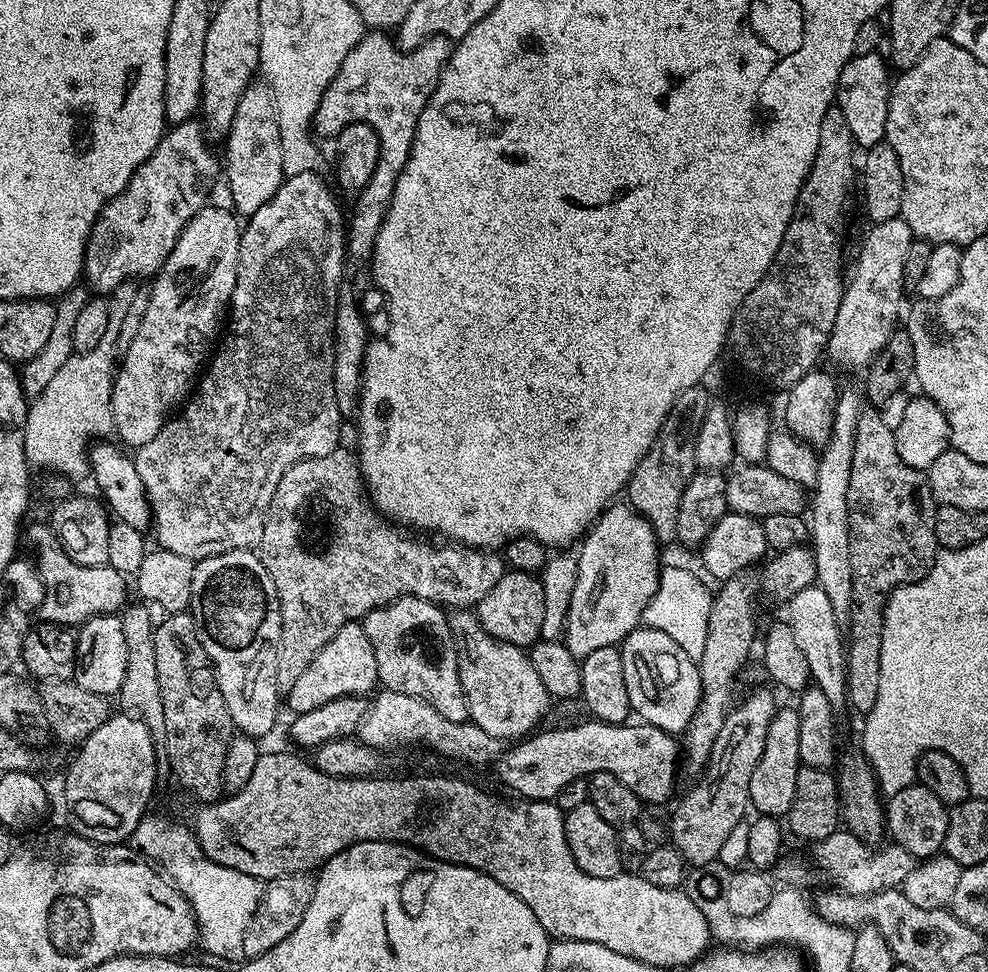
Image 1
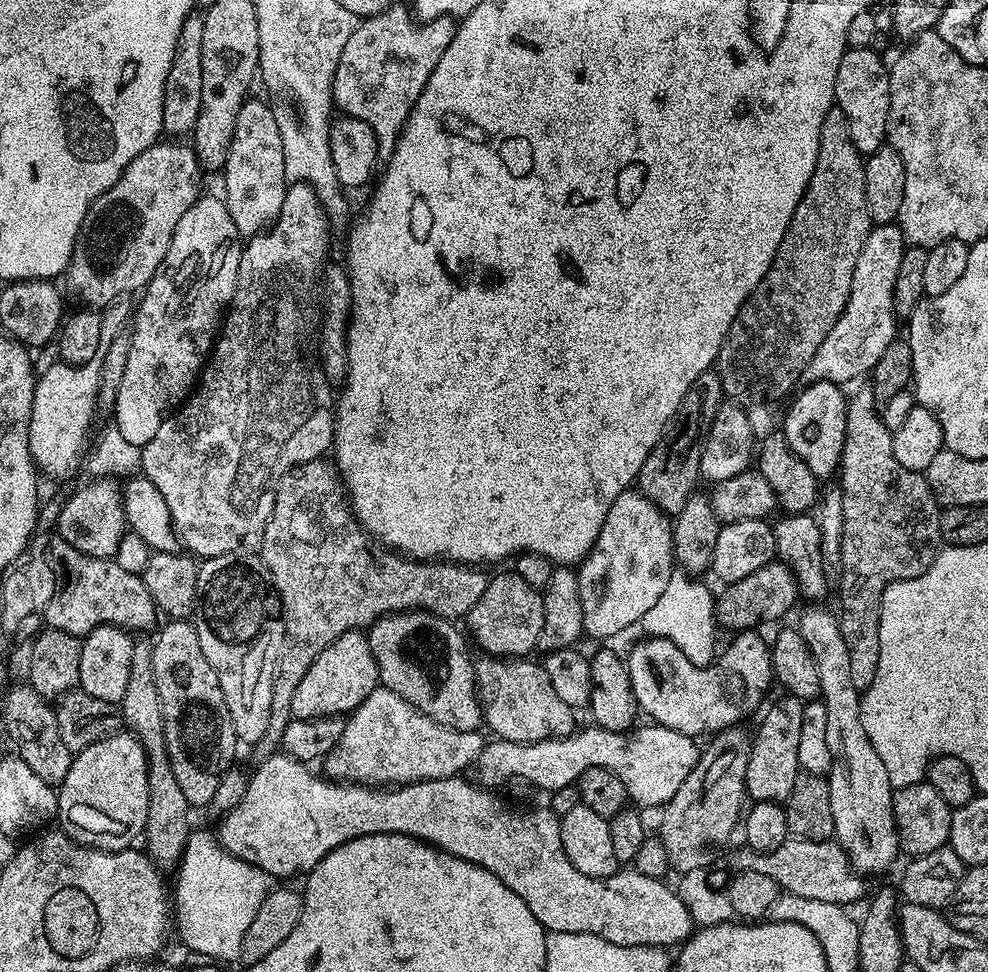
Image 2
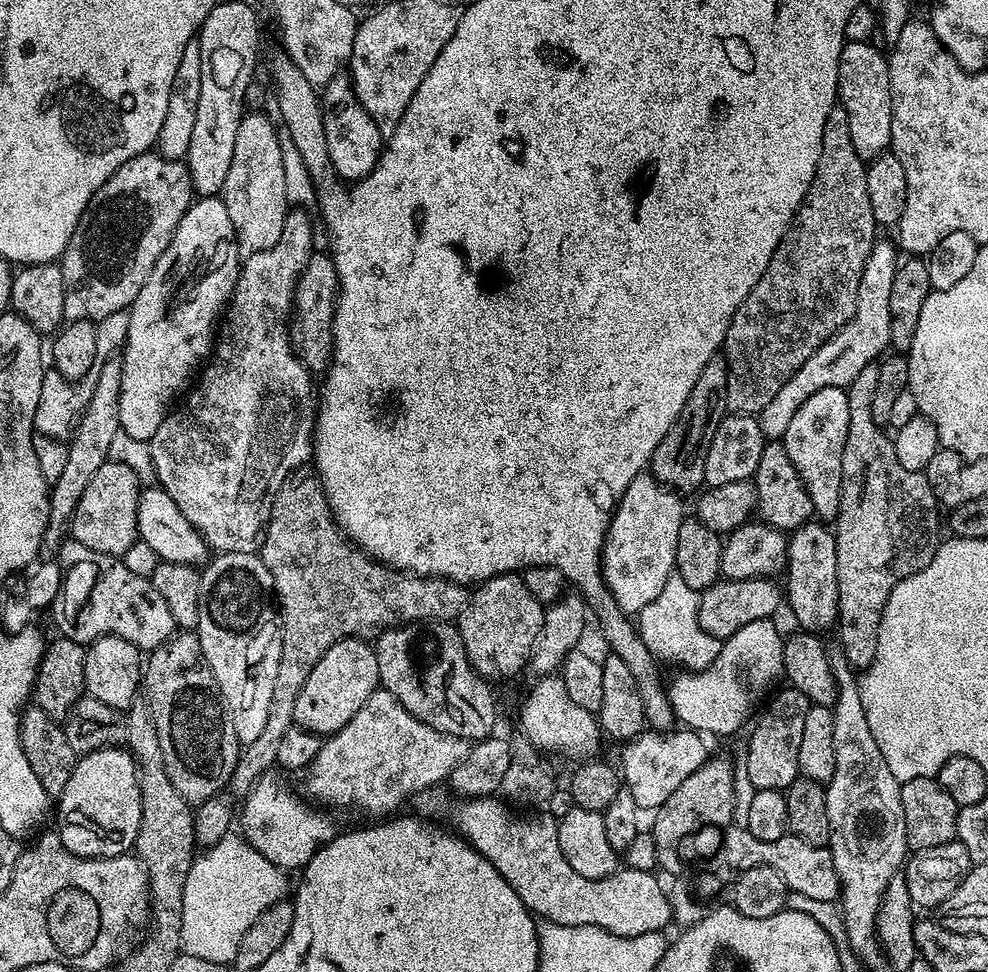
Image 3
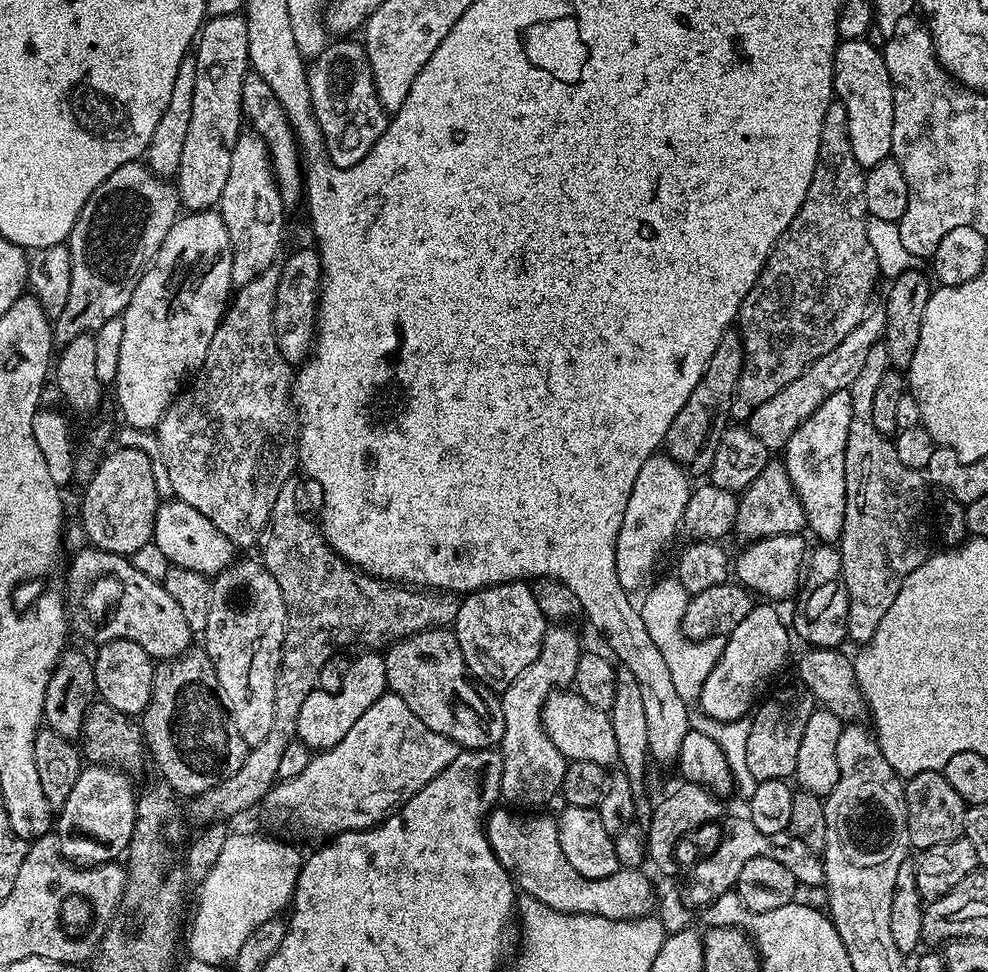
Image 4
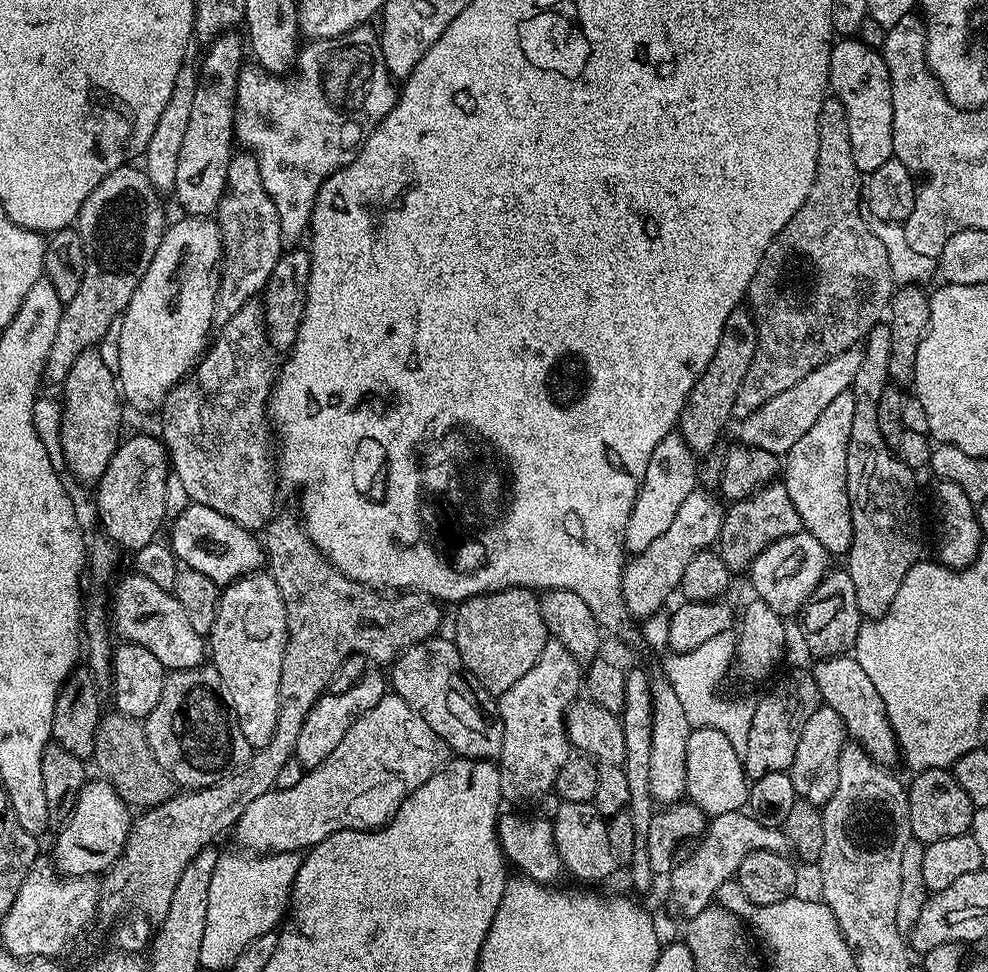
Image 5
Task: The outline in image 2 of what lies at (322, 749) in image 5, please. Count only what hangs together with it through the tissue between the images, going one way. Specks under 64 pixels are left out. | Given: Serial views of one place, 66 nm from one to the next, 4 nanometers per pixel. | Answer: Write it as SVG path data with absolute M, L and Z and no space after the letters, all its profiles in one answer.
M363 631L342 634L314 662L310 670L306 670L302 682L298 682L298 690L294 690L294 698L290 698L290 710L297 720L309 720L319 716L343 717L350 714L378 686L380 675L374 662L374 654L370 650L370 642Z

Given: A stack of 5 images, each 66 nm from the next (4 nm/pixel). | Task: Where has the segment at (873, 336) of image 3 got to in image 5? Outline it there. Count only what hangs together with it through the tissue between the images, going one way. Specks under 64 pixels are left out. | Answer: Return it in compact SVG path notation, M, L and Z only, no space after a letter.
M859 347L848 348L842 354L826 361L822 366L810 370L802 382L794 382L790 390L782 390L782 394L774 394L770 402L762 402L754 414L743 417L739 421L740 436L739 443L749 444L751 448L761 448L770 450L777 454L786 454L818 422L818 417L822 415L822 410L838 398L838 394L849 391L854 382L854 374L858 374L858 366L862 366L862 351Z

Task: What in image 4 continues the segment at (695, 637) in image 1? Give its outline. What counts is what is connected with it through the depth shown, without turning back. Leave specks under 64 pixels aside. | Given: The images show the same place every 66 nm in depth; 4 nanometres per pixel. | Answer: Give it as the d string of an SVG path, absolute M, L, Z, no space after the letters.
M658 580L643 593L644 601L639 601L640 617L642 622L646 622L646 631L649 632L650 639L654 641L654 646L658 646L666 667L670 669L670 678L674 678L674 690L678 690L683 700L696 702L700 699L702 686L708 683L710 670L716 668L718 658L724 654L726 640L723 636L705 640L686 638L682 630L682 618L686 614L690 593L684 589L680 580Z

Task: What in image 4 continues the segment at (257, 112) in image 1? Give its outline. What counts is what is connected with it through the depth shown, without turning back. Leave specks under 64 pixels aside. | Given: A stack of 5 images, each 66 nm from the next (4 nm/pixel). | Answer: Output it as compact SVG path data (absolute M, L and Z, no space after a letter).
M241 131L234 142L234 154L230 154L230 175L226 178L226 187L222 189L222 198L218 205L222 222L226 222L226 230L232 243L232 282L239 286L250 282L258 274L273 267L277 263L276 255L280 252L280 243L284 240L284 211L286 205L280 197L280 188L276 185L276 175L272 173L272 156L268 152L266 142L257 132Z

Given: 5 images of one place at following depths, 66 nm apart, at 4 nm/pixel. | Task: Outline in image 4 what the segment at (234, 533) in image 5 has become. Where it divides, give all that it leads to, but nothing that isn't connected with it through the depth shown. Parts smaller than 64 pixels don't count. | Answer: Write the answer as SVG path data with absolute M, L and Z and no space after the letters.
M175 498L165 499L156 507L152 543L166 554L169 565L194 570L209 578L215 577L234 560L234 545L230 538L226 538L226 534L222 534L206 514L198 514L194 506L186 506L186 502Z

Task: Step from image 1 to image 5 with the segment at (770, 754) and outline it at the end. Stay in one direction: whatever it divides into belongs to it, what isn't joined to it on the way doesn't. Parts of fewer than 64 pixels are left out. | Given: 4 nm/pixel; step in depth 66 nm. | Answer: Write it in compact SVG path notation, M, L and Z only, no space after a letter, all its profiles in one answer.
M811 671L788 672L769 692L764 692L760 700L755 701L754 718L750 722L750 742L746 742L746 754L743 757L745 774L749 781L762 778L762 774L788 772L794 762L794 754L798 750L798 742L802 738L802 729L806 726L810 714L822 707L818 682L814 682Z

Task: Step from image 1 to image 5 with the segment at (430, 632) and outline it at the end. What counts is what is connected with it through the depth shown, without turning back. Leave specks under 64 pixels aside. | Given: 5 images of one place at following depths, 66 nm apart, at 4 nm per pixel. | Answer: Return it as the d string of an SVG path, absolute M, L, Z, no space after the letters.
M437 634L431 640L419 640L394 661L390 668L392 671L392 676L390 672L391 691L401 696L422 717L426 726L430 726L434 734L438 734L448 743L449 749L457 757L495 761L502 750L502 734L504 733L497 697L491 696L480 685L478 678L474 678L474 674L466 670L456 649L455 639L443 640L442 637L443 635Z

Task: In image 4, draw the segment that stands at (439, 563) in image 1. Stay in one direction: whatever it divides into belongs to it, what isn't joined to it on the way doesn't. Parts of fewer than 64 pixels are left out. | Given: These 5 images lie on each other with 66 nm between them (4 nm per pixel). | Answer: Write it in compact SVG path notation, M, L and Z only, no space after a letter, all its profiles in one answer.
M291 483L284 484L274 502L272 516L268 520L264 556L262 563L266 570L278 582L282 590L282 598L286 606L288 621L284 627L284 648L280 651L280 672L276 676L274 690L274 723L270 726L270 734L266 734L263 742L258 746L248 748L244 754L242 766L230 774L218 786L206 790L200 796L191 797L186 804L186 812L201 825L207 826L213 822L231 821L231 816L240 816L252 807L259 805L266 793L278 781L278 765L286 746L296 739L298 726L298 710L302 710L302 702L306 702L306 694L310 694L317 687L320 671L328 664L328 659L339 648L348 648L351 644L364 644L368 650L384 650L389 646L405 640L408 636L418 634L427 628L447 628L455 625L460 609L461 597L455 592L441 592L439 590L417 590L412 586L405 586L399 582L381 580L379 576L364 572L361 568L343 560L327 540L319 523L316 524L300 509L300 500L292 489Z

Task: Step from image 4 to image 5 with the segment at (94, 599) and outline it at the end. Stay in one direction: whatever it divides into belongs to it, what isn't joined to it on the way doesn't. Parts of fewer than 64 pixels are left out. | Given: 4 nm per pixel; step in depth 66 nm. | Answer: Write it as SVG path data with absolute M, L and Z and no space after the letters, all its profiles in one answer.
M121 575L115 581L116 593L110 603L110 624L115 635L129 644L146 646L165 670L200 667L206 660L206 640L194 630L182 602L171 590L150 582L150 578L131 575Z

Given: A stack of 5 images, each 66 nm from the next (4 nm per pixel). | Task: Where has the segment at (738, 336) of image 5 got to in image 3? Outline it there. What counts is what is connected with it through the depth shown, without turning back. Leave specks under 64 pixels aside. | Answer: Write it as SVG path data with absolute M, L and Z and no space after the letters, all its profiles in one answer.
M723 355L712 356L710 362L702 366L702 374L698 374L698 382L694 382L694 390L690 390L690 398L686 398L686 406L682 406L674 426L666 430L666 438L662 438L662 442L658 442L654 450L650 461L652 475L659 484L665 484L677 494L695 493L704 484L706 450L710 450L714 430L718 430L729 411L726 398L727 377L728 367Z

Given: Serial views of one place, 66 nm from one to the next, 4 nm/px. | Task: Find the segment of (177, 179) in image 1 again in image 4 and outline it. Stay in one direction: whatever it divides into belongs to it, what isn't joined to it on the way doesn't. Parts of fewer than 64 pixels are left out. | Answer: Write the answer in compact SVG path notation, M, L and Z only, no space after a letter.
M144 162L118 166L118 170L114 170L114 174L110 174L110 178L106 178L106 182L102 182L94 194L90 194L66 241L72 259L70 295L66 298L62 314L54 320L54 340L57 345L62 346L79 336L99 333L111 319L123 313L124 307L130 302L130 294L134 294L134 286L138 286L142 274L158 254L166 234L170 234L181 212L180 195L176 193L175 183L154 175Z

